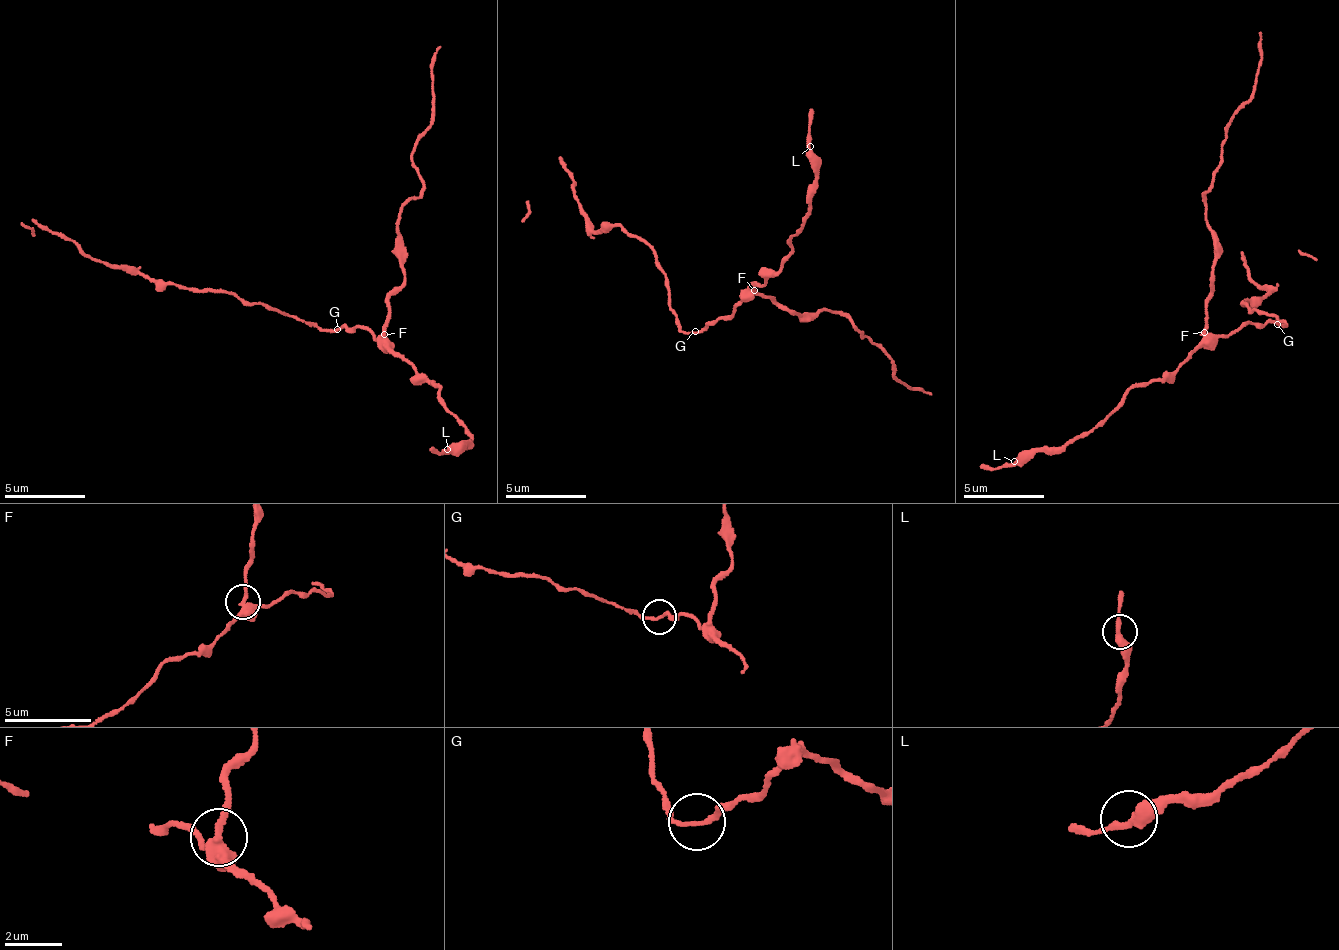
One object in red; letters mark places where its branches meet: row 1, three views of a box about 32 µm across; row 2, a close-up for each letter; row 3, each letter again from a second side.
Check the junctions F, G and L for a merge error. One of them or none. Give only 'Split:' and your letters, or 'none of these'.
Split: F

